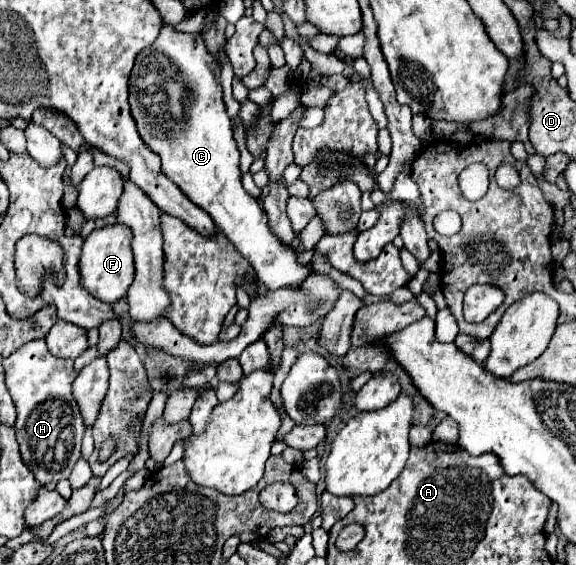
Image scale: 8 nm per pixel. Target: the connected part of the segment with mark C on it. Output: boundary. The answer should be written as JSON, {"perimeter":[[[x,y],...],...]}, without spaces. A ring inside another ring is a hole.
{"perimeter":[[[165,23],[161,27],[159,37],[153,41],[149,49],[143,49],[137,59],[135,67],[129,77],[129,105],[133,119],[137,121],[137,129],[145,145],[161,157],[163,173],[203,211],[207,211],[213,223],[227,235],[227,239],[237,247],[237,251],[251,261],[257,271],[257,279],[267,285],[267,289],[279,289],[285,285],[301,285],[309,275],[307,265],[299,265],[295,261],[295,251],[283,245],[267,227],[267,215],[259,209],[257,199],[251,197],[241,185],[241,171],[239,171],[239,149],[233,139],[231,119],[227,117],[225,103],[223,103],[223,89],[219,83],[221,67],[217,59],[207,51],[201,35],[193,33],[179,33],[175,25]],[[173,97],[183,101],[183,115],[155,115],[153,105],[171,105]]]}

